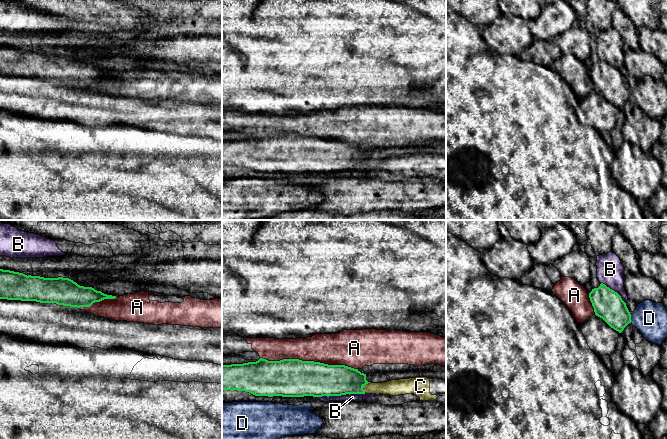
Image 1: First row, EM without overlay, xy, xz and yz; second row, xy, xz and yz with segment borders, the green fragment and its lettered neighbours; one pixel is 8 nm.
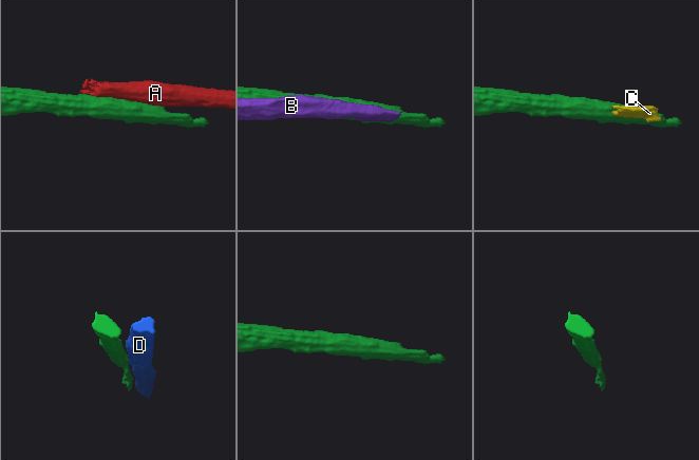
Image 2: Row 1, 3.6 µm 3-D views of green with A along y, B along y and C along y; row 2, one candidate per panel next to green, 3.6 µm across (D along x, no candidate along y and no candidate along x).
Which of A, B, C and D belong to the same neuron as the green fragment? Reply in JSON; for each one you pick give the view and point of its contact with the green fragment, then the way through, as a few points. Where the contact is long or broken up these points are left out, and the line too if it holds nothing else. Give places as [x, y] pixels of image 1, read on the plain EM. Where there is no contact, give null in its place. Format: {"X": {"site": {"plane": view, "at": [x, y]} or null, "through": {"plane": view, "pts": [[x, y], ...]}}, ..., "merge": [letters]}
{"merge": []}

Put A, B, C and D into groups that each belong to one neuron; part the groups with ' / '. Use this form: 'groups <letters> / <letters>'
groups A / B C / D

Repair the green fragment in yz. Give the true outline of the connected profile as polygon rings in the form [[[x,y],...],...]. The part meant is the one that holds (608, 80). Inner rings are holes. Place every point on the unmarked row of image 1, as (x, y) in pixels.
[[[601,59],[598,64],[592,65],[589,74],[594,84],[595,91],[602,94],[611,104],[621,109],[631,99],[631,90],[621,72],[614,66]]]

